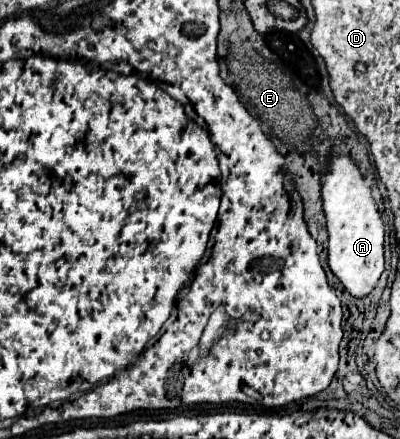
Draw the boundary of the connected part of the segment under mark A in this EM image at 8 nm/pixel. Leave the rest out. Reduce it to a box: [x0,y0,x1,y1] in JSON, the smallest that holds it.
[322,149,384,297]

